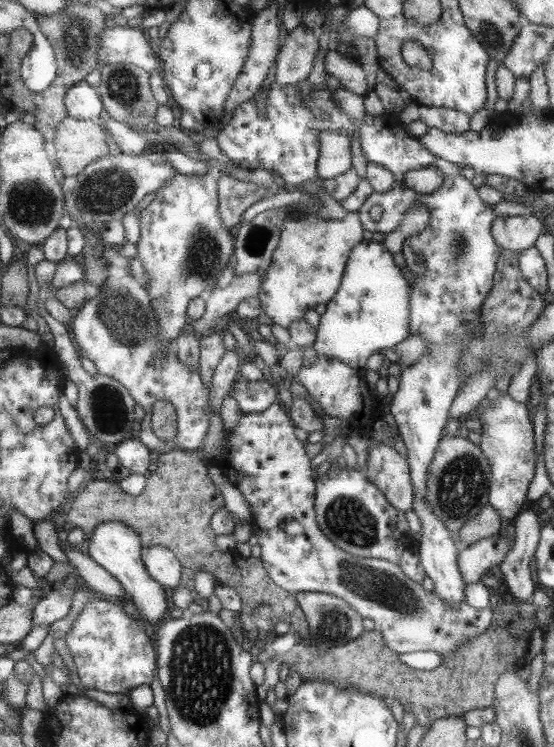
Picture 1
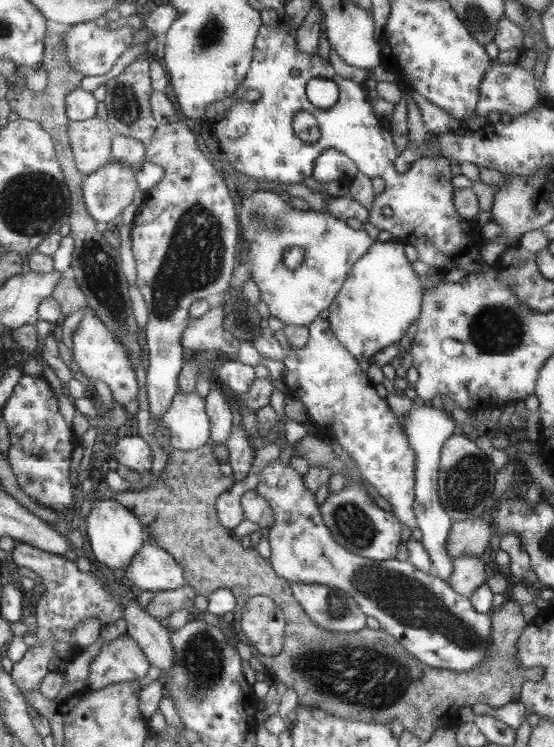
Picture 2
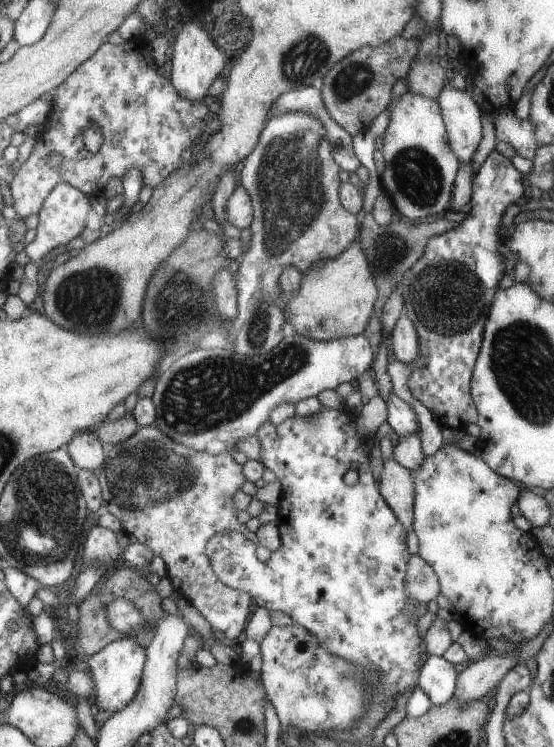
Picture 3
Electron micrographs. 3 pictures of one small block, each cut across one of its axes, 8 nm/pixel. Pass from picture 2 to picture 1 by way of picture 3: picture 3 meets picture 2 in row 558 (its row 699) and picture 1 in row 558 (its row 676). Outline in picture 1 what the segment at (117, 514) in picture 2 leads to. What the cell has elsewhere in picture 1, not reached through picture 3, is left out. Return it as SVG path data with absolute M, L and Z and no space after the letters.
M105 521L93 530L88 546L91 555L105 570L117 580L121 590L125 591L127 600L135 607L143 620L157 628L161 624L161 616L165 612L165 592L161 584L148 574L142 561L140 535L117 521Z

